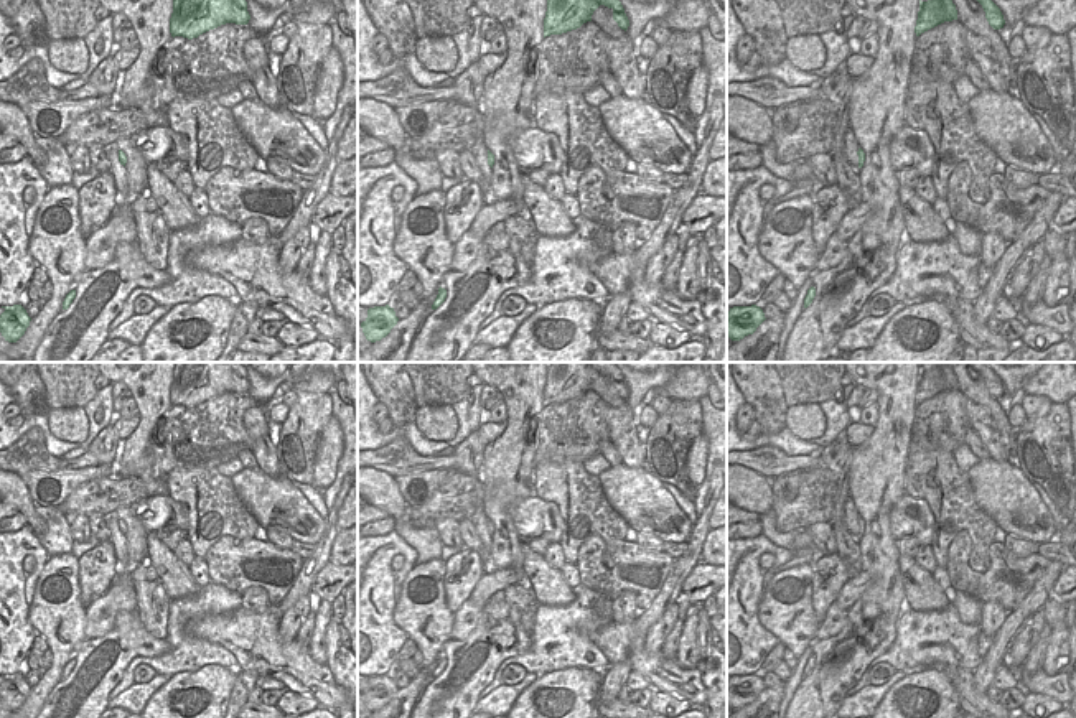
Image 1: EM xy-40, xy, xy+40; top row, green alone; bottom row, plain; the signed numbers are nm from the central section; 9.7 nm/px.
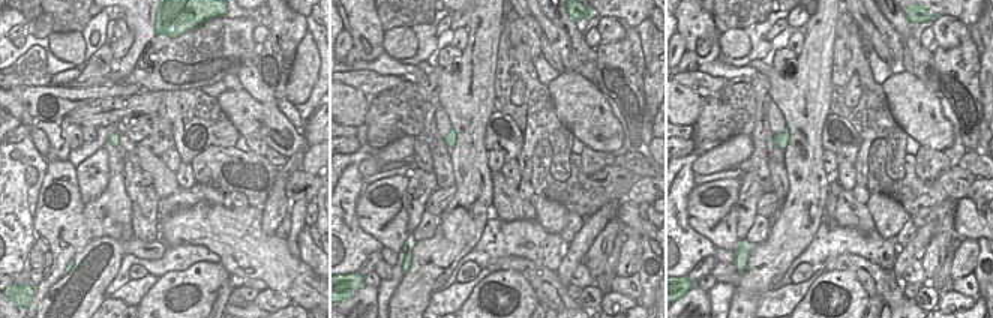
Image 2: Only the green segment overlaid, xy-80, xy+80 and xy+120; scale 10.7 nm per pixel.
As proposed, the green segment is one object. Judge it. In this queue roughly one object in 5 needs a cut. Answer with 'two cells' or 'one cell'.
one cell

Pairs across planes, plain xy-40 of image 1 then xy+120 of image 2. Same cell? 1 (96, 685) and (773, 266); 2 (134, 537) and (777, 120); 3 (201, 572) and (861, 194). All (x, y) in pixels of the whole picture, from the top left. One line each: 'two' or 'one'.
1: one
2: two
3: one

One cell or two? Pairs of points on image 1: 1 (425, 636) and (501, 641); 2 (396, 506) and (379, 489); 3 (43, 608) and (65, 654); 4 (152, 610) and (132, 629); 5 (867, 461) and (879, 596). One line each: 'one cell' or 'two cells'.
1: two cells
2: one cell
3: one cell
4: two cells
5: one cell

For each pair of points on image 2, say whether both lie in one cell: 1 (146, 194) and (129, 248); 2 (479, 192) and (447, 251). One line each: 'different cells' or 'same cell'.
1: different cells
2: same cell

